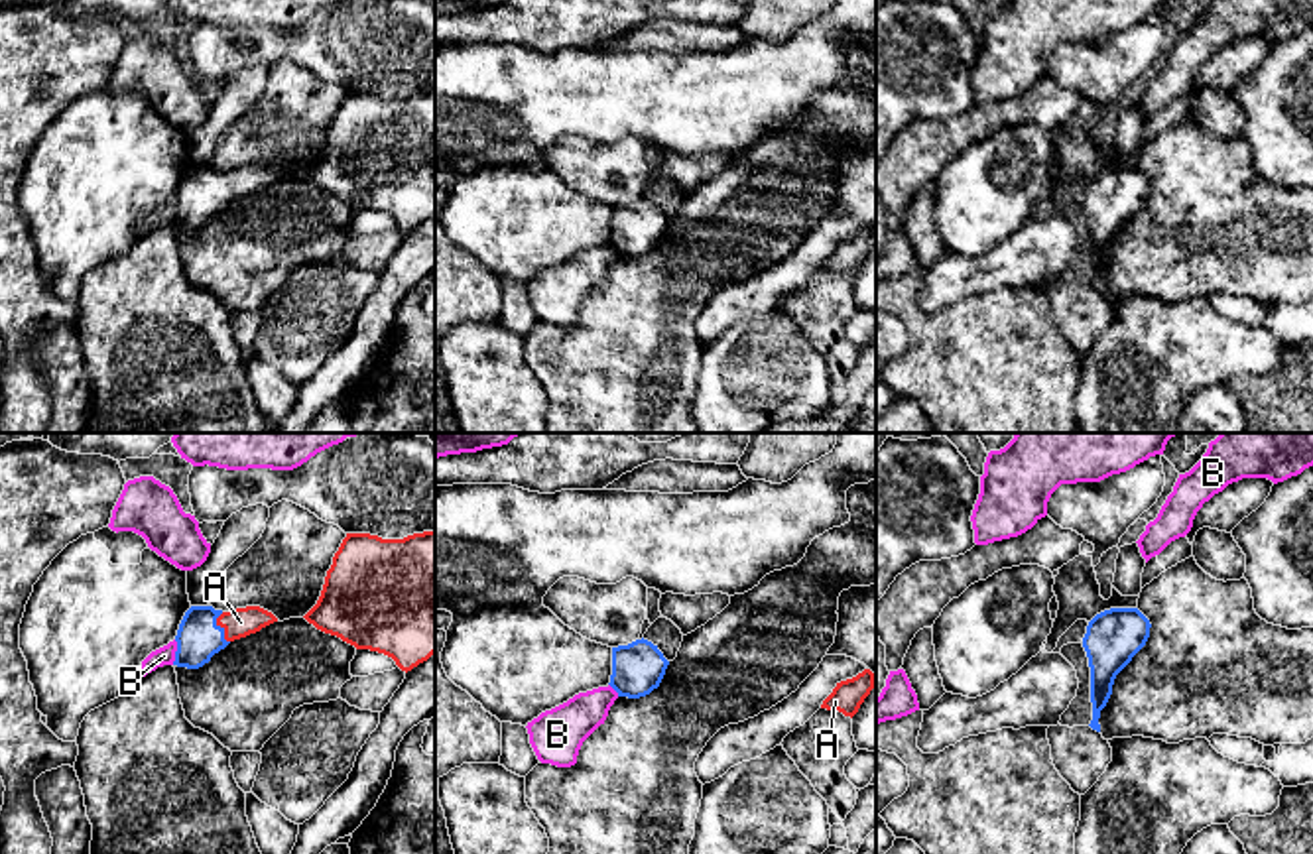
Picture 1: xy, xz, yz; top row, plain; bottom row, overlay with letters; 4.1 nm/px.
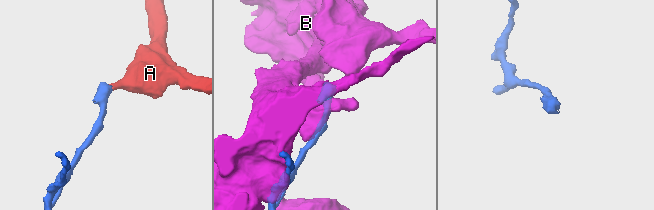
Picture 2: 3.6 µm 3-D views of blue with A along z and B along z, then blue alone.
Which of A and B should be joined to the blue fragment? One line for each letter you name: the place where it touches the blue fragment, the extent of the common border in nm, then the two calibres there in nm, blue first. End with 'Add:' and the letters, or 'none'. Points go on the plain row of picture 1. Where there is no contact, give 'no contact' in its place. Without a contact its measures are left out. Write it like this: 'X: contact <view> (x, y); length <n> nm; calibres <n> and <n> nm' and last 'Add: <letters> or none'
A: contact xy (221, 187); length 130 nm; calibres 180 and 120 nm
Add: A

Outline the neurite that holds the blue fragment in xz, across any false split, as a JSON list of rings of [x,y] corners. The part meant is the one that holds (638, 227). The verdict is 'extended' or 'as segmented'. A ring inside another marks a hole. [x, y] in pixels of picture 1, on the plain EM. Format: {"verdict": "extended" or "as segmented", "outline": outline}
{"verdict": "as segmented", "outline": [[[648,199],[612,207],[610,246],[618,256],[640,258],[659,246],[669,220]]]}

